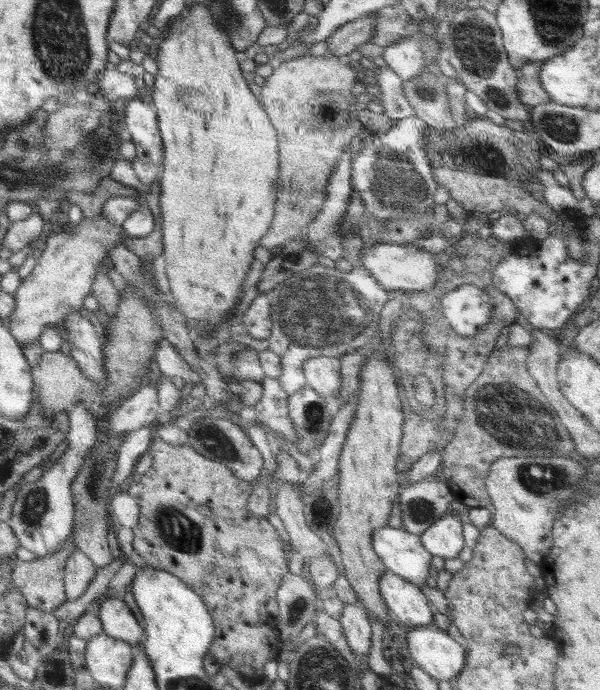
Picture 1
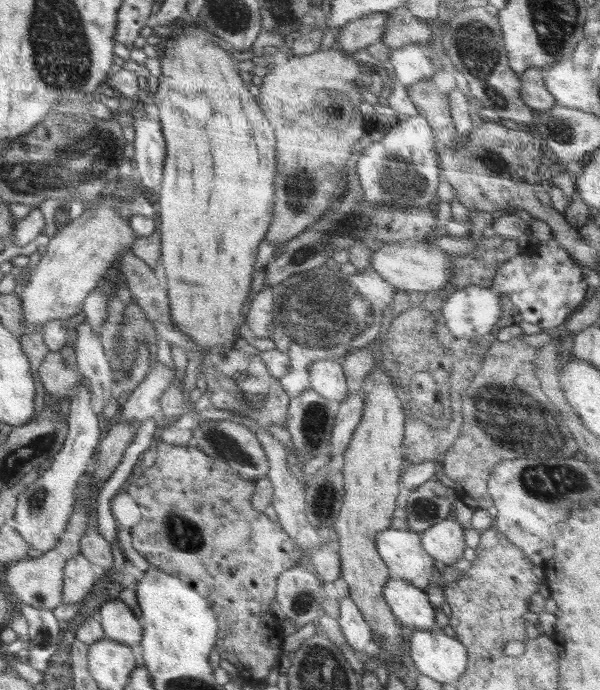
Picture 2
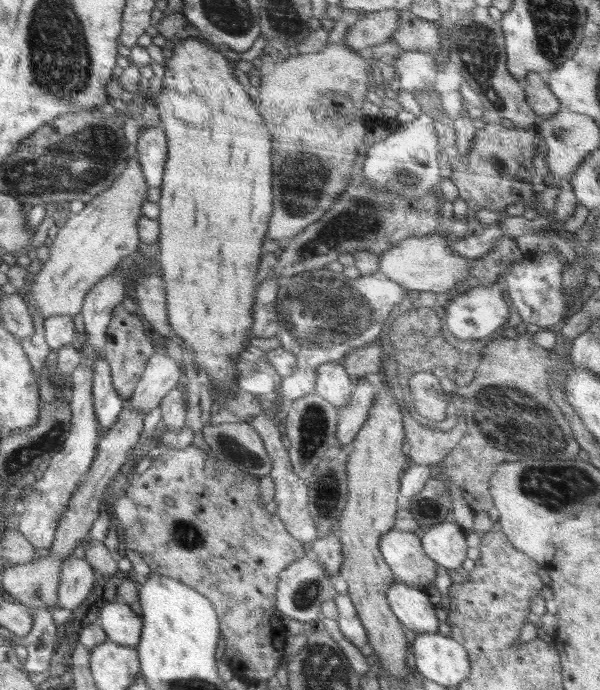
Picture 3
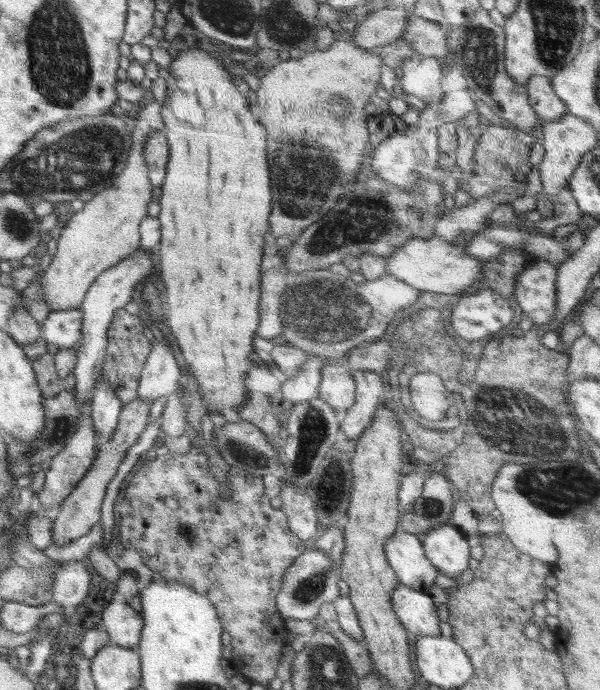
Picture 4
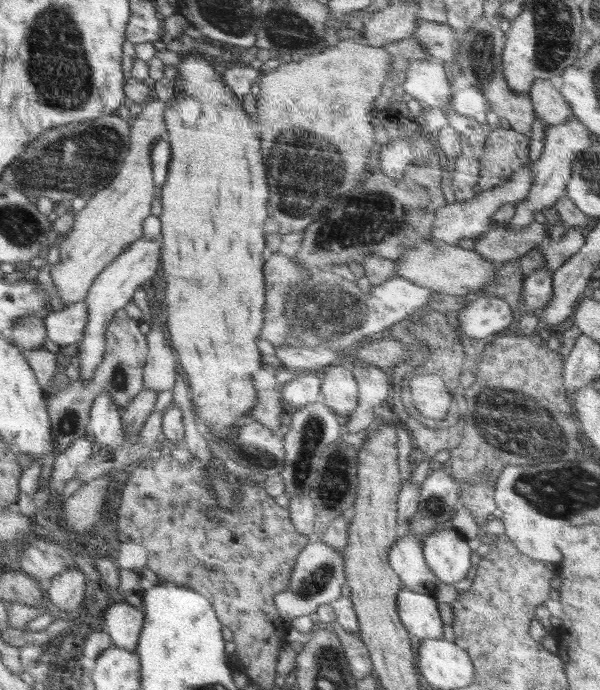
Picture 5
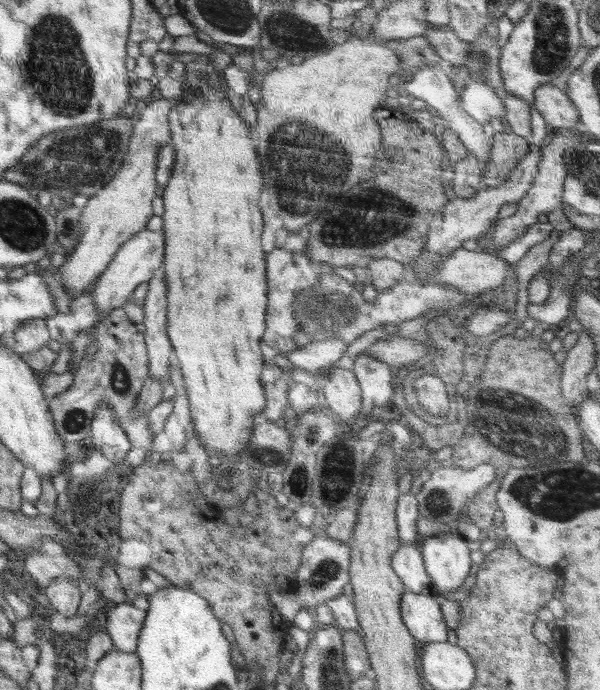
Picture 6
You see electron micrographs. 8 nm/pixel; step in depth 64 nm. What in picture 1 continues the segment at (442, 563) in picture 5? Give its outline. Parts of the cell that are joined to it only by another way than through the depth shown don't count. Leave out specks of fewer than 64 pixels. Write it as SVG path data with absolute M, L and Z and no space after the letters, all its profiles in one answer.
M451 512L446 514L420 535L424 548L431 555L440 556L445 560L458 558L465 546L462 525L462 518Z

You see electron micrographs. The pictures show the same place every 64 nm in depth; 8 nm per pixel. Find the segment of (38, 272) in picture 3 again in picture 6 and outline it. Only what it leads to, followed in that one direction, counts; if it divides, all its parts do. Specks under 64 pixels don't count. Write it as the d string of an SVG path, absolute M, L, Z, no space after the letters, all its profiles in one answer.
M184 94L176 99L160 98L144 103L142 110L135 116L134 130L122 166L108 184L88 198L82 208L78 245L73 248L72 253L64 252L67 260L56 275L60 277L71 299L78 298L79 292L104 273L126 240L147 228L151 216L154 215L152 200L156 198L156 156L160 146L170 144L168 112L178 106L186 96Z

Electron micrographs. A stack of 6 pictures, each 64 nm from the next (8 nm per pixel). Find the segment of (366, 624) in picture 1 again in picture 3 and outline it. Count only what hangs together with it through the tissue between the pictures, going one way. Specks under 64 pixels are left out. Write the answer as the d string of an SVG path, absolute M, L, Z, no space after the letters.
M338 594L334 598L338 611L338 626L340 632L356 647L360 648L368 642L368 634L364 624L360 622L357 610L354 608L350 596Z

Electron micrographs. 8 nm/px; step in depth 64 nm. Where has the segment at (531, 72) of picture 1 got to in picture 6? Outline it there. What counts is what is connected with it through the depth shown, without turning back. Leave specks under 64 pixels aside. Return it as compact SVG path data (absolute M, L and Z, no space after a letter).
M554 83L543 84L534 92L534 107L550 128L577 128L581 126L580 113L568 95Z

